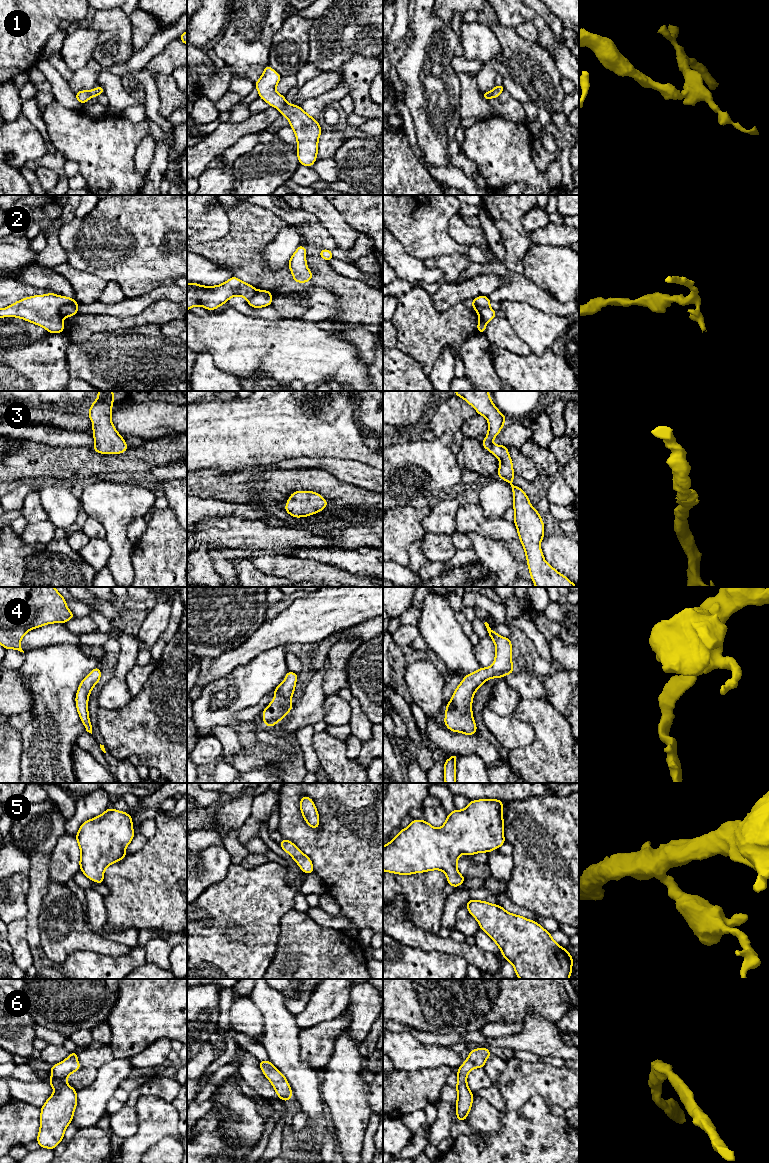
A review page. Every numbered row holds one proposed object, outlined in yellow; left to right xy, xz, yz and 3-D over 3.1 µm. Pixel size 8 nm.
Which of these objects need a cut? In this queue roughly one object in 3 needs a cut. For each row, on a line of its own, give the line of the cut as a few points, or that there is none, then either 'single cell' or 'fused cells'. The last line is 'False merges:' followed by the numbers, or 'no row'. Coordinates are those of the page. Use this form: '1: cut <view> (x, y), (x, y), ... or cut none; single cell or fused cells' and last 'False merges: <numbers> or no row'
1: cut none; single cell
2: cut xy (76, 302), (64, 304), (60, 308), (61, 318); fused cells
3: cut none; single cell
4: cut none; single cell
5: cut none; single cell
6: cut none; single cell
False merges: 2

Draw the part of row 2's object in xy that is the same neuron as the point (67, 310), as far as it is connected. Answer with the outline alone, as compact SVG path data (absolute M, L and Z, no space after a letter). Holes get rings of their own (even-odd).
M78 303L76 304L66 304L60 308L60 315L62 319L74 316L78 313Z

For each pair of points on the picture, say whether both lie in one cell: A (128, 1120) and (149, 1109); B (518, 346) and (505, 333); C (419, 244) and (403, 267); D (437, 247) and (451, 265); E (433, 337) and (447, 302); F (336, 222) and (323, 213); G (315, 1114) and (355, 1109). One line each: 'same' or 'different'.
A: different
B: same
C: different
D: different
E: different
F: same
G: different

